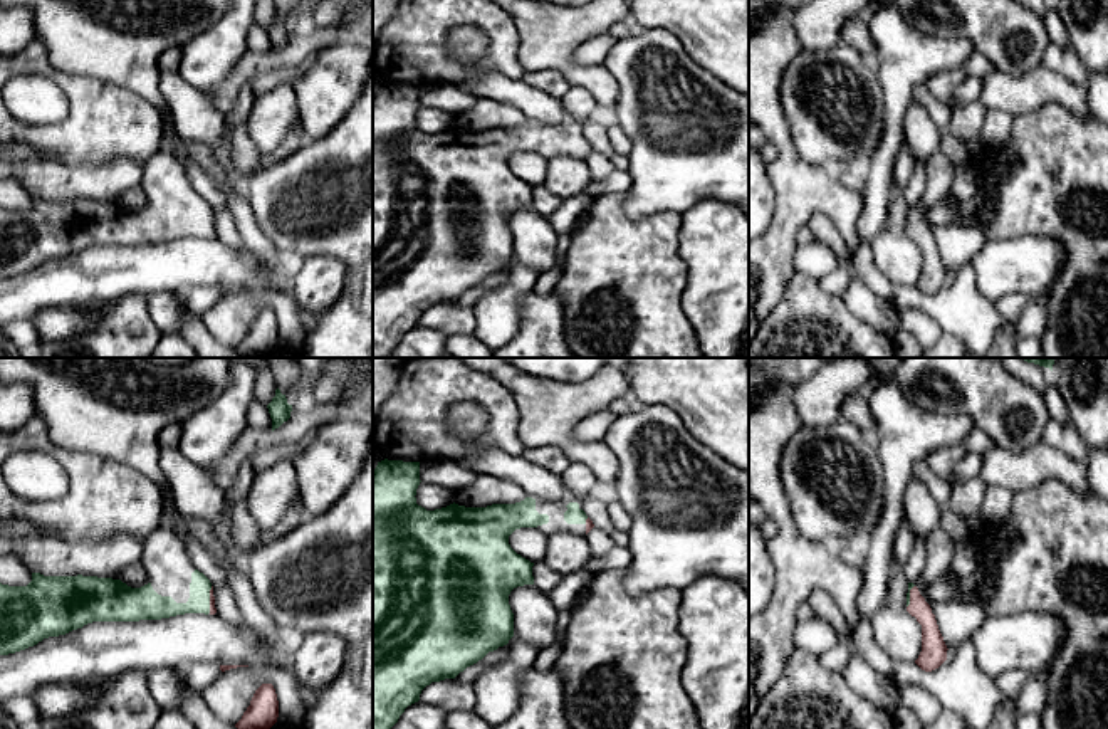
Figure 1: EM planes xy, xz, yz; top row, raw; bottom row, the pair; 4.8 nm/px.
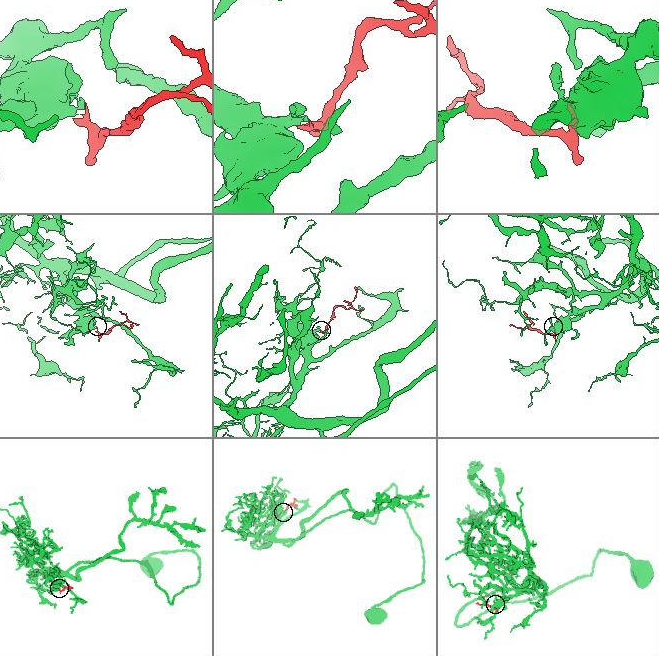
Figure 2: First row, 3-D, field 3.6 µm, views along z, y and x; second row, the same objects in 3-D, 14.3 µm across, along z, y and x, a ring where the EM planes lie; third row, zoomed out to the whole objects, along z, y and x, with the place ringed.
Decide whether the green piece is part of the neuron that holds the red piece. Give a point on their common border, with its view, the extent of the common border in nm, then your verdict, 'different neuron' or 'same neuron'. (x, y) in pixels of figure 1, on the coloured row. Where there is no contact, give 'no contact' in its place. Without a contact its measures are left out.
xy (210, 600) | 130 nm | same neuron

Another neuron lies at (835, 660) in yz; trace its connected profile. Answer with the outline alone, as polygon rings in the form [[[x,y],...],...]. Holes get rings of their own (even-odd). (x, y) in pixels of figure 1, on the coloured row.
[[[838,642],[833,650],[819,655],[819,662],[826,670],[841,672],[853,653],[855,650],[849,642]]]

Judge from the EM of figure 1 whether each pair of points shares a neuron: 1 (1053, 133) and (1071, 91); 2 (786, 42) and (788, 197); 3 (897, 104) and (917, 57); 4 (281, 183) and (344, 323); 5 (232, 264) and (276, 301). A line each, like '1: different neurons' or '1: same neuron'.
1: different neurons
2: same neuron
3: same neuron
4: same neuron
5: different neurons

